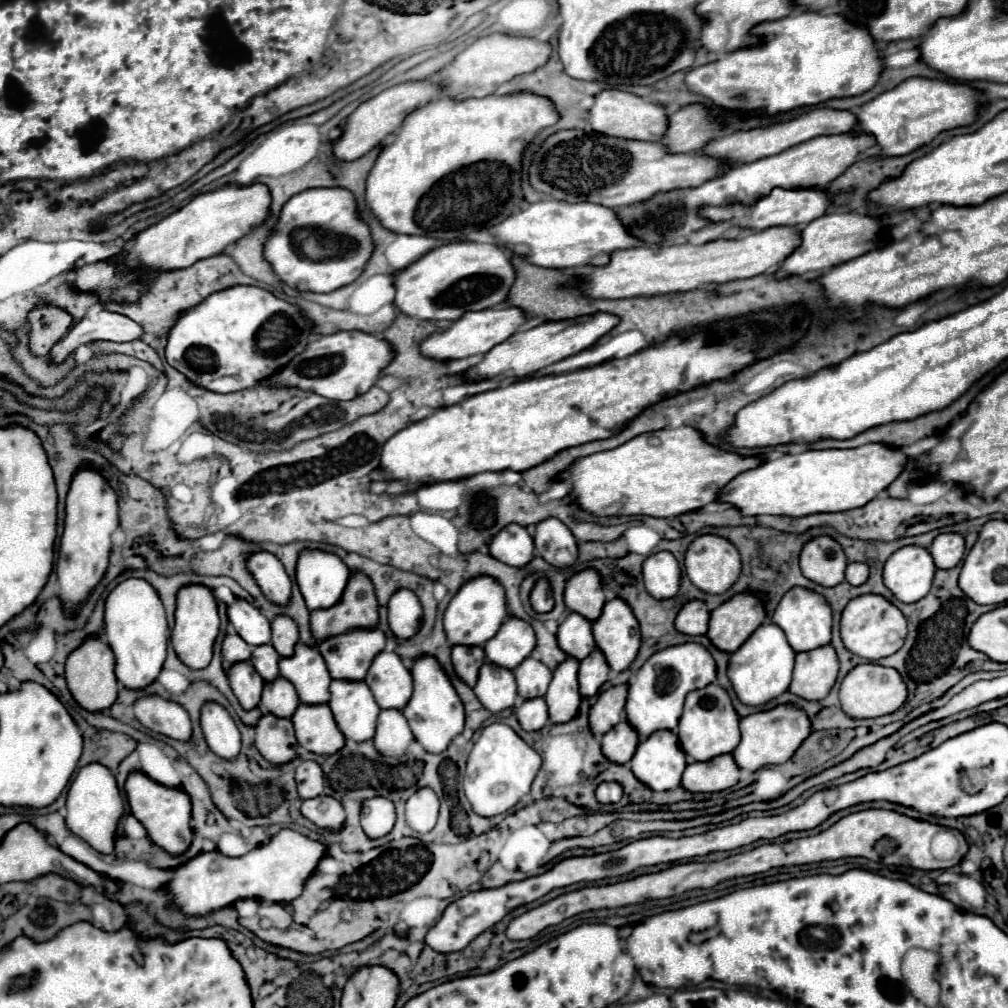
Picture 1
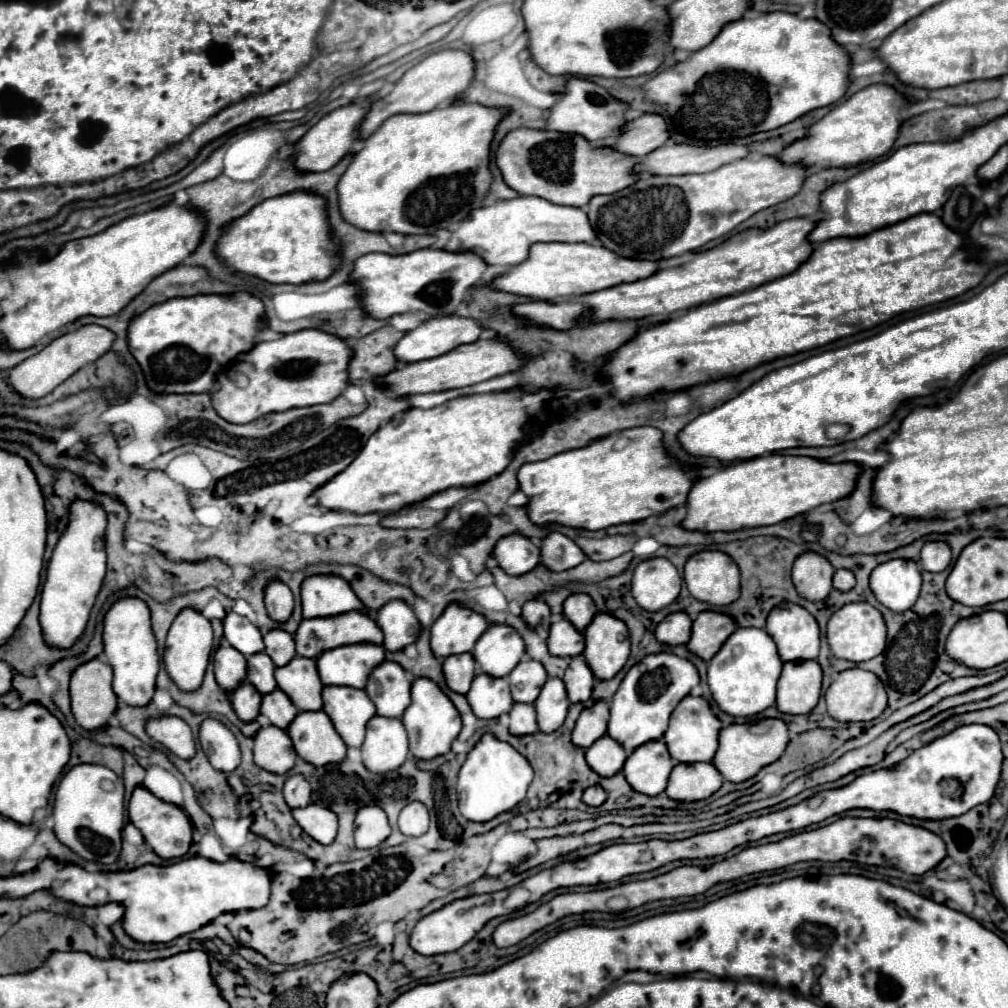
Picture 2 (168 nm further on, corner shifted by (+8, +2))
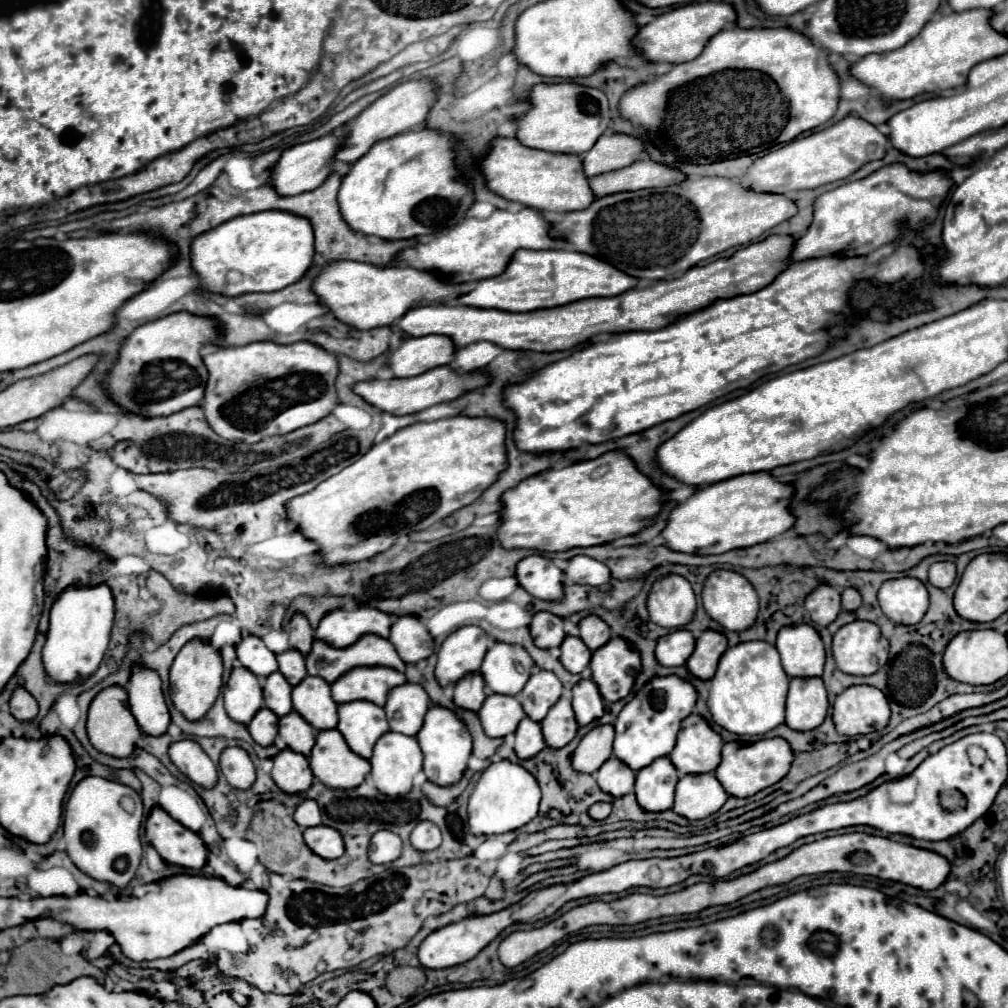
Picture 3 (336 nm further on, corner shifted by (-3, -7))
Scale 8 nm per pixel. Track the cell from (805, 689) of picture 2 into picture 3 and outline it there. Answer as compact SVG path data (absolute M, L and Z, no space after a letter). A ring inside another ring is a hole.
M791 679L785 723L795 731L809 731L823 723L829 709L823 679Z

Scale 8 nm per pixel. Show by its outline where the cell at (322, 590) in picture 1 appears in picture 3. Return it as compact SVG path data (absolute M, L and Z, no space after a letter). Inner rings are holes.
M373 607L333 609L321 619L319 627L315 629L315 637L333 647L349 647L365 633L389 637L389 627L391 617Z

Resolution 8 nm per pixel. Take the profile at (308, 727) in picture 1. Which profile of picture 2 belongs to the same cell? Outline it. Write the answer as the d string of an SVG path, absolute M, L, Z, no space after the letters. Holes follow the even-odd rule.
M300 712L288 728L296 754L312 766L340 764L346 758L346 744L334 730L326 712Z

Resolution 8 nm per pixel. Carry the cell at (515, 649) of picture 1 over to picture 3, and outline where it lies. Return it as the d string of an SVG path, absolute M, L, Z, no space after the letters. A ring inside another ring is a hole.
M495 643L483 659L481 675L489 691L517 695L525 687L533 665L531 655L521 645Z

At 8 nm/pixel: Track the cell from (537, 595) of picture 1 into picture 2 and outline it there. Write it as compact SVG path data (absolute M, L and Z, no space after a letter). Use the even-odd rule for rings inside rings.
M534 598L530 602L524 602L522 618L532 630L536 630L538 626L544 626L548 630L548 626L550 626L550 608L544 600Z

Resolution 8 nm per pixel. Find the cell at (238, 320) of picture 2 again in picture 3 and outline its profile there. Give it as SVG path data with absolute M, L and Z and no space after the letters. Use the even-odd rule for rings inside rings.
M179 311L157 321L145 323L137 327L123 343L119 351L119 361L115 367L103 377L103 389L111 395L111 399L129 413L147 415L147 417L163 417L177 413L187 407L195 407L203 399L205 383L209 379L209 371L205 371L205 363L201 357L201 347L213 343L217 339L217 323L213 319L205 319L199 315L189 315L187 311Z

